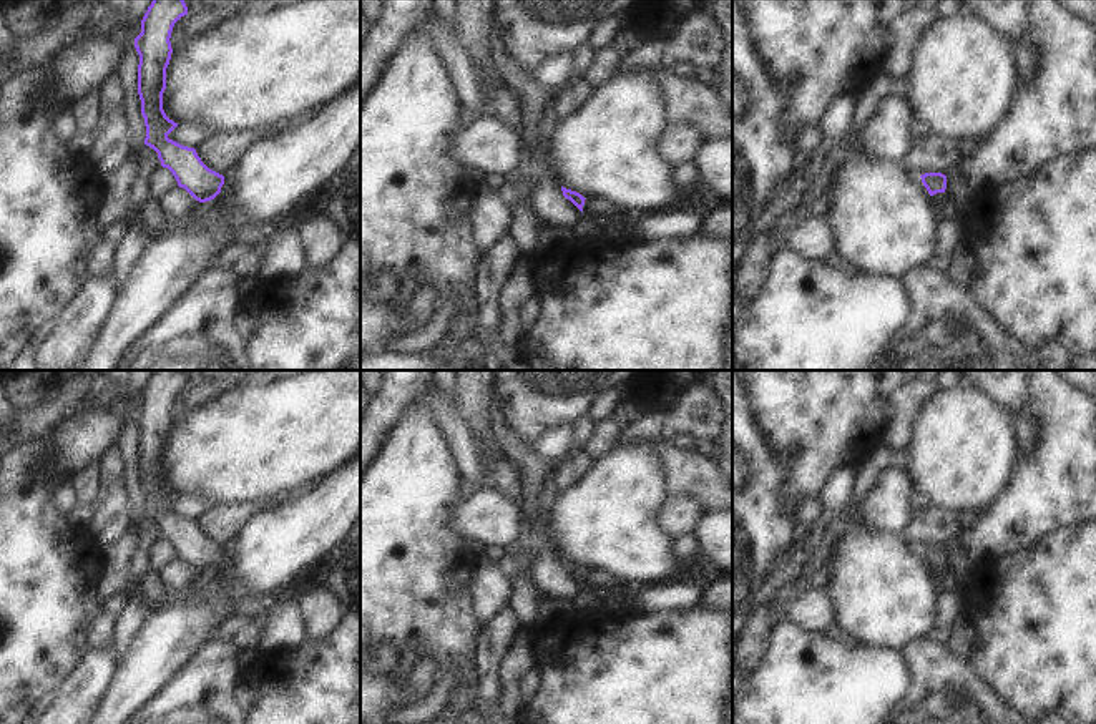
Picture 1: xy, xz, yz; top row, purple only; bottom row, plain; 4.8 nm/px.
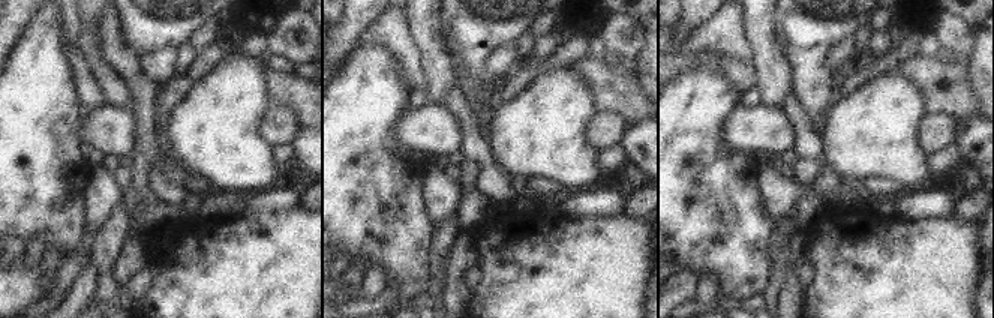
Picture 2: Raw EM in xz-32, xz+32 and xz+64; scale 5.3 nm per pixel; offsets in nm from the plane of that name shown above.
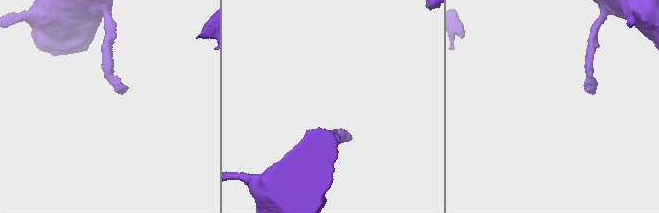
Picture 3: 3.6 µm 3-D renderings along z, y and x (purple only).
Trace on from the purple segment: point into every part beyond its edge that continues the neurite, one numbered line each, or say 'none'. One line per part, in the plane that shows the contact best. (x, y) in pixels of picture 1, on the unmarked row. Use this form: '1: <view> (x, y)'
1: xz (598, 580)

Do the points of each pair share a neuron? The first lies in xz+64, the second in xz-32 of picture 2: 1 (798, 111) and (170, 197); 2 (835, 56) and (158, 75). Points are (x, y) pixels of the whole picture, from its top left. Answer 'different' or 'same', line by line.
1: same
2: same

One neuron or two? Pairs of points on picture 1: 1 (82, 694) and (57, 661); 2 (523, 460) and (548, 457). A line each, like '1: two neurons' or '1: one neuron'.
1: two neurons
2: two neurons

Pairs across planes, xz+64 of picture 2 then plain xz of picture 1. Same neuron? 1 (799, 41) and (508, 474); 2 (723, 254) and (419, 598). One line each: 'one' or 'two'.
1: two
2: one

